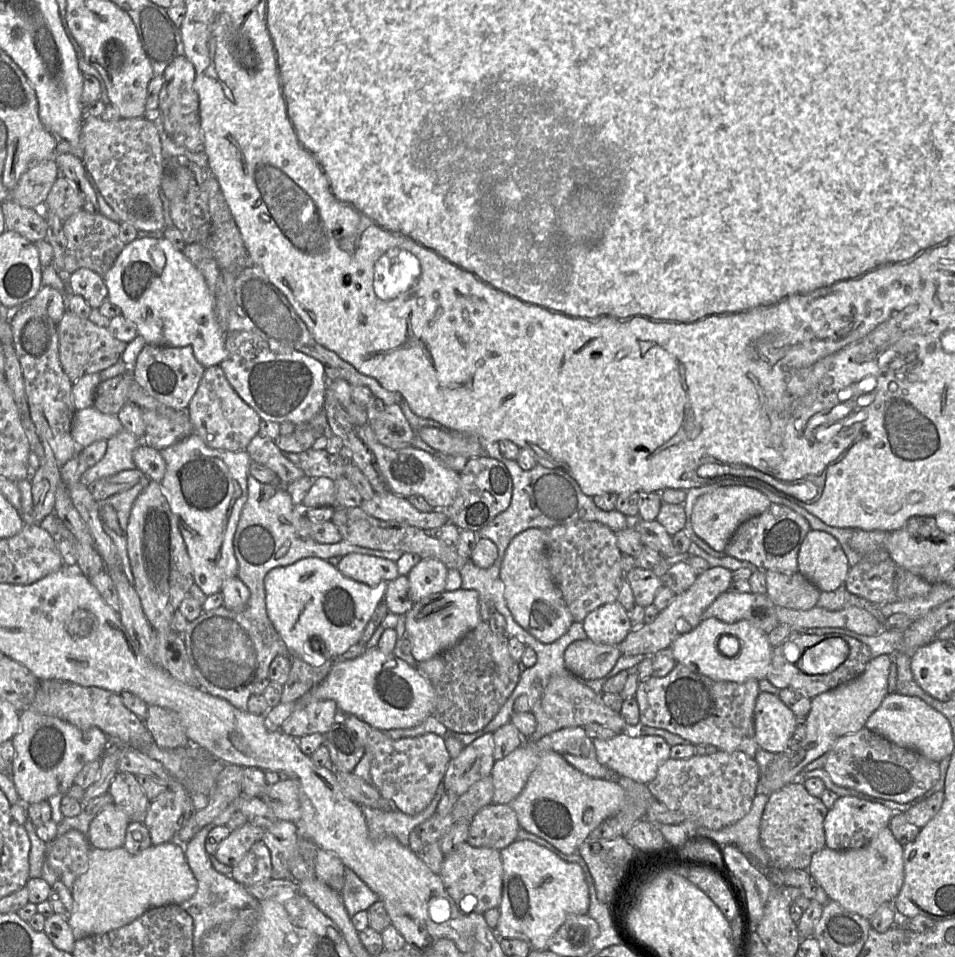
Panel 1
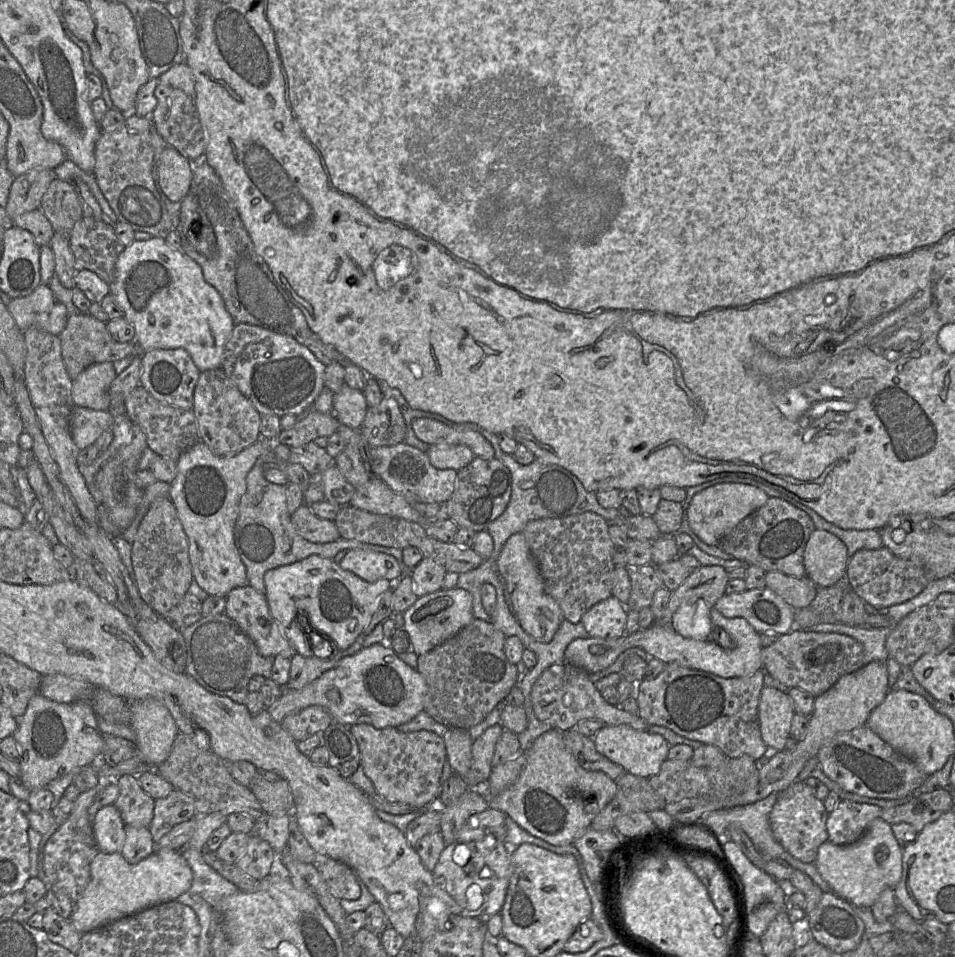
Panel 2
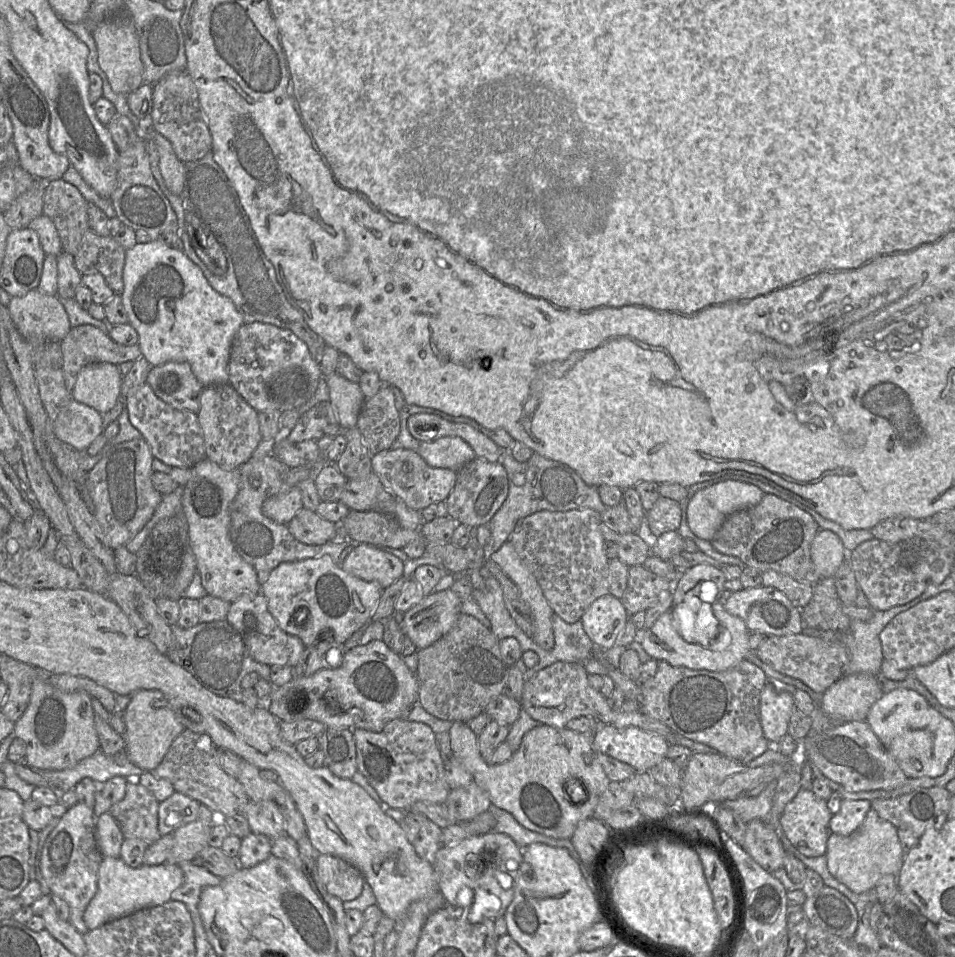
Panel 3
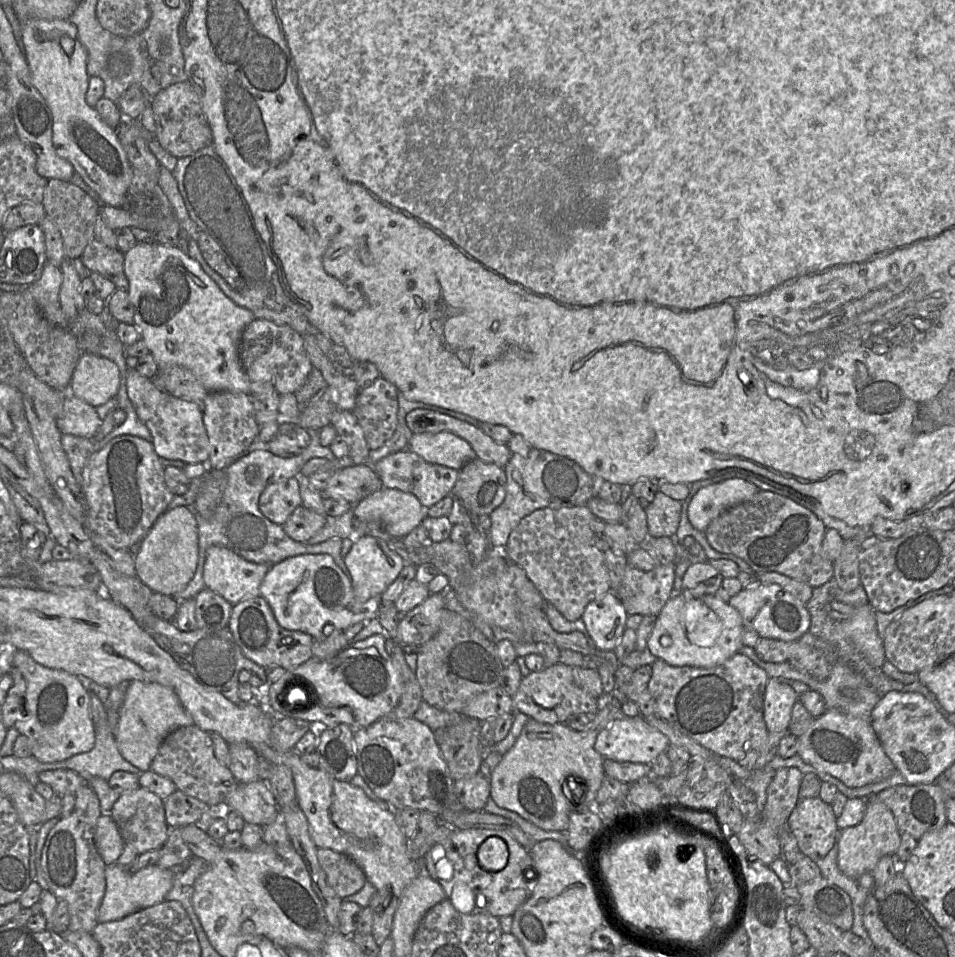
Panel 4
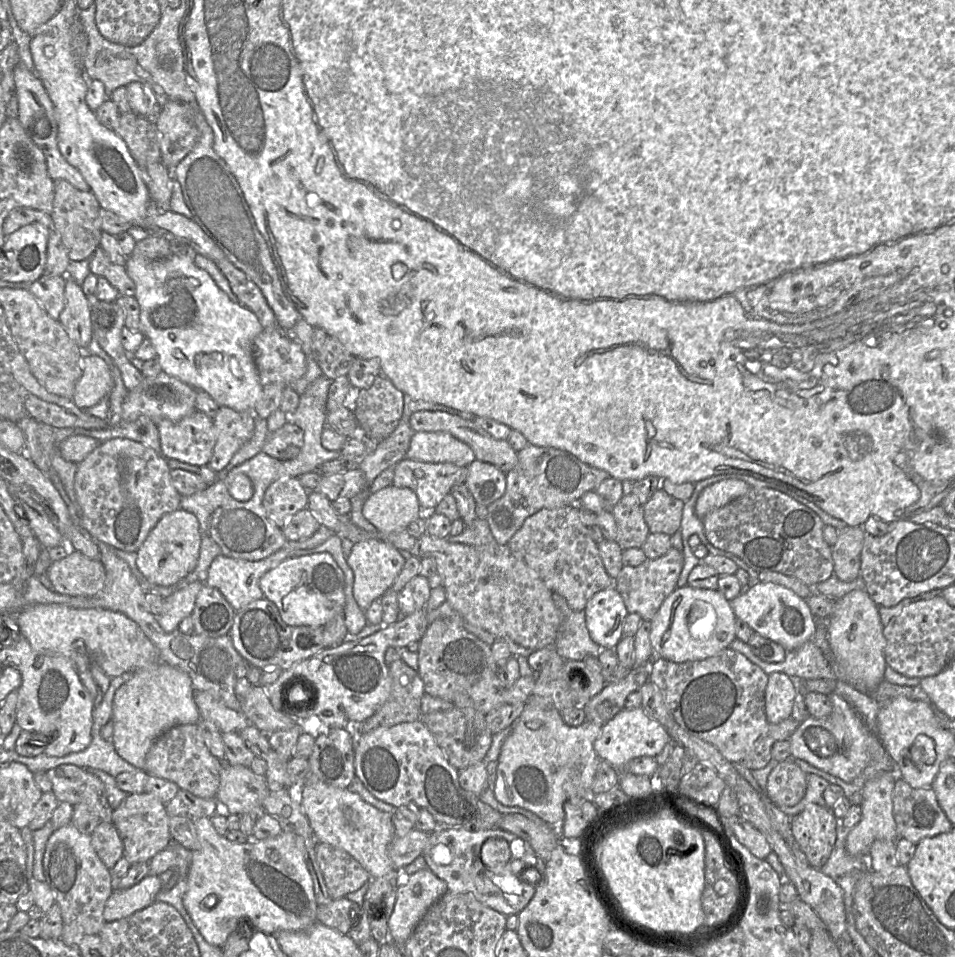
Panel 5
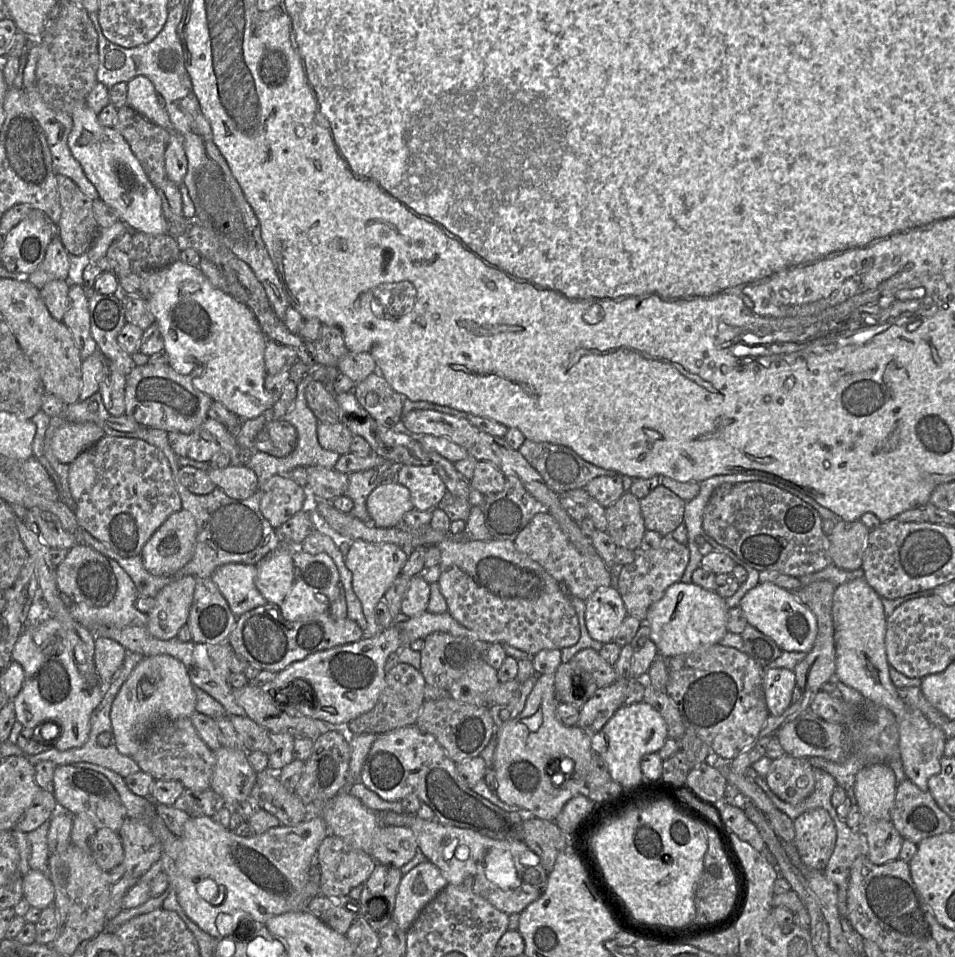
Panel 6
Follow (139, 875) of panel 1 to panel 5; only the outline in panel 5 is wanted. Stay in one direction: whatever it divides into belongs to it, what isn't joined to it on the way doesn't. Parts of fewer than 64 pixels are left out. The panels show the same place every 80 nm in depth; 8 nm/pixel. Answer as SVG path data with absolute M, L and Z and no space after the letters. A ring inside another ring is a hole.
M147 875L131 888L114 889L104 908L104 921L118 921L143 910L156 901L156 895L160 890L159 877L152 875Z

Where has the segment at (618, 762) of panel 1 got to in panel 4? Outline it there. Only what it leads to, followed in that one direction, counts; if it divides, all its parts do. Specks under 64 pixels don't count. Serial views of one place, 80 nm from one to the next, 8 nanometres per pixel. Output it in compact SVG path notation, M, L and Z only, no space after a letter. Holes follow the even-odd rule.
M639 715L615 719L598 734L594 748L604 759L650 765L669 745L668 737Z

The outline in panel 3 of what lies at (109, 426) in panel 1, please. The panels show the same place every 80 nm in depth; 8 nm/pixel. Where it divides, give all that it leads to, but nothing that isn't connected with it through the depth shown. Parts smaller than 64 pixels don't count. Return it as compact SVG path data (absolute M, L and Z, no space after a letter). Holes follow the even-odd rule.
M71 398L53 422L53 431L62 442L85 451L104 431L102 414Z

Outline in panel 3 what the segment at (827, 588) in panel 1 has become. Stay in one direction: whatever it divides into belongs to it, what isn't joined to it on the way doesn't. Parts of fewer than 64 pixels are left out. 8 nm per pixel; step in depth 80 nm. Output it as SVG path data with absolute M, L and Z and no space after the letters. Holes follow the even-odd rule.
M821 529L811 543L810 555L820 579L833 577L848 557L839 536Z

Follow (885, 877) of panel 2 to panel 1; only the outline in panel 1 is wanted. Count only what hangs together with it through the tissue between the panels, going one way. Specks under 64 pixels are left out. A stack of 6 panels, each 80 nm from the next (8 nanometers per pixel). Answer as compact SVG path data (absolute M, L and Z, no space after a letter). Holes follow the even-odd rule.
M886 826L867 845L859 849L838 851L823 847L813 854L807 870L812 879L824 889L829 900L838 903L849 912L870 919L883 903L893 902L902 888L904 882L903 845L895 839L889 826Z

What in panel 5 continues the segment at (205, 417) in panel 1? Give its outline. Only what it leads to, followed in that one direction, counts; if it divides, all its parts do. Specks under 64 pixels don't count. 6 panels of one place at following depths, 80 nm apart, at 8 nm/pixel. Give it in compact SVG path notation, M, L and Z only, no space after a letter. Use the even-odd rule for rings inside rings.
M221 406L213 418L217 440L213 455L207 466L218 473L230 462L237 451L253 436L255 413L236 411Z

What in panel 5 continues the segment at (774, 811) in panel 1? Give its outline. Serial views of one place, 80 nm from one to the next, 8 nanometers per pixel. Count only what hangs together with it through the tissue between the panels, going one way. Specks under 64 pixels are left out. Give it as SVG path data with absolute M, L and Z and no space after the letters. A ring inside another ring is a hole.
M814 803L808 804L802 812L791 817L792 834L811 867L820 869L828 861L836 842L838 821L831 808Z

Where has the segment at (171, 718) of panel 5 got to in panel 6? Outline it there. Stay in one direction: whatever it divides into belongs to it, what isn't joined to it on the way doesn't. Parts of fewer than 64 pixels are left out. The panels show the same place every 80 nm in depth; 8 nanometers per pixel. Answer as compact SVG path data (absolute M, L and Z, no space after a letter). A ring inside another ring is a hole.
M161 654L144 657L133 669L127 681L116 695L110 712L114 744L117 750L125 756L132 757L138 751L142 737L149 726L161 718L190 717L196 711L196 697L194 686L190 680L185 665L172 656Z

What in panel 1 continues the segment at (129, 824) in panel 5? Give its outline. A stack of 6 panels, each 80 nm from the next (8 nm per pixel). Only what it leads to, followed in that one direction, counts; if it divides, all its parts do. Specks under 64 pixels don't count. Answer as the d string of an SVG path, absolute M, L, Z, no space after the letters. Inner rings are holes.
M118 772L109 786L108 793L113 803L121 808L130 822L142 822L146 816L150 800L145 795L134 774Z

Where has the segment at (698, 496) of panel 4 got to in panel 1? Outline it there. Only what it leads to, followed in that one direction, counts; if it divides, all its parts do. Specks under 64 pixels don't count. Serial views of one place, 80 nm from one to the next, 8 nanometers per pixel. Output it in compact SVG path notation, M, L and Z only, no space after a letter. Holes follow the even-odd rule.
M719 485L700 496L693 507L691 524L696 535L718 552L724 552L736 529L746 520L763 513L771 502L761 492L745 486Z

